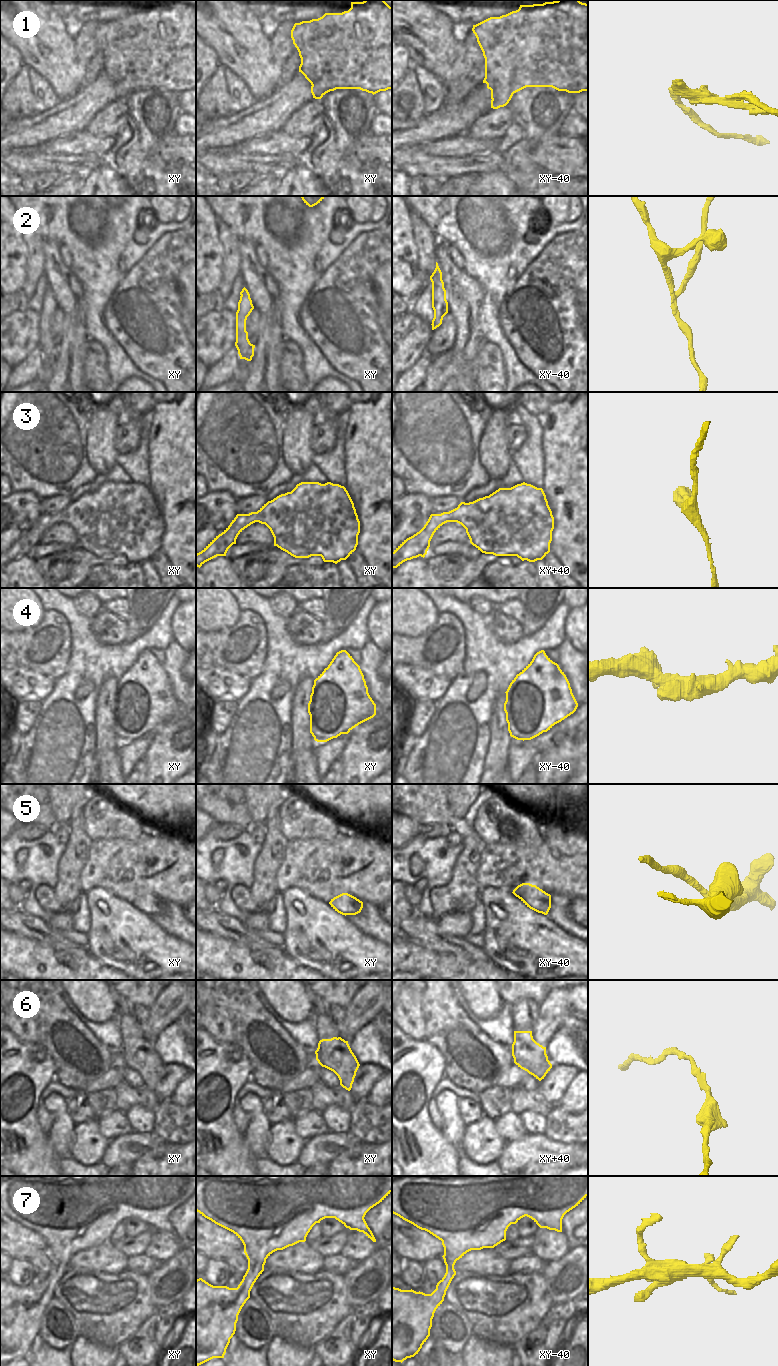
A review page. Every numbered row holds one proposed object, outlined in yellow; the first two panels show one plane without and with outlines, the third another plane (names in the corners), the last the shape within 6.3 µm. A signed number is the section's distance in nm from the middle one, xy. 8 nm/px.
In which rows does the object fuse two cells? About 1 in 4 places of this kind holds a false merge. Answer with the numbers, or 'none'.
1, 2, 6

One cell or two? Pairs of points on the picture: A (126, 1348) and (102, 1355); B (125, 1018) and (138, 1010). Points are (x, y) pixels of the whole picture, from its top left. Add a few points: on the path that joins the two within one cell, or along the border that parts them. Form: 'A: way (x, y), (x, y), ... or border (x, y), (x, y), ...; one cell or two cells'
A: border (115, 1348), (119, 1354); two cells
B: way (128, 1018), (135, 1013); one cell

